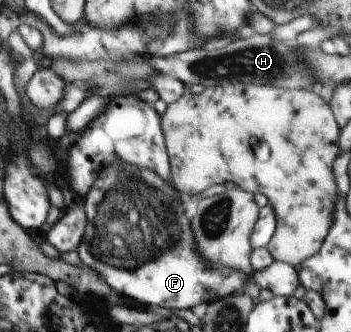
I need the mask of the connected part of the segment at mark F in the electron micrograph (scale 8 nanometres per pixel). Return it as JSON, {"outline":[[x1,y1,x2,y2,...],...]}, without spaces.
{"outline":[[116,160,102,168,82,201,86,216,85,227,80,244,75,250,82,265,92,268,114,290,116,296,131,299,140,305,160,306,167,310,190,310,198,304,221,301,222,298,242,293,246,279,252,280,260,289,270,290,273,295,281,297,289,297,300,283,300,274,292,265,282,261,272,261,266,268,253,271,252,278,246,278,242,270,213,266,206,262,206,258,202,258,202,250,198,250,197,240,194,239,188,209,184,208,185,199,174,189,172,182,166,184,152,170,136,168,132,164,126,164,124,160]]}

